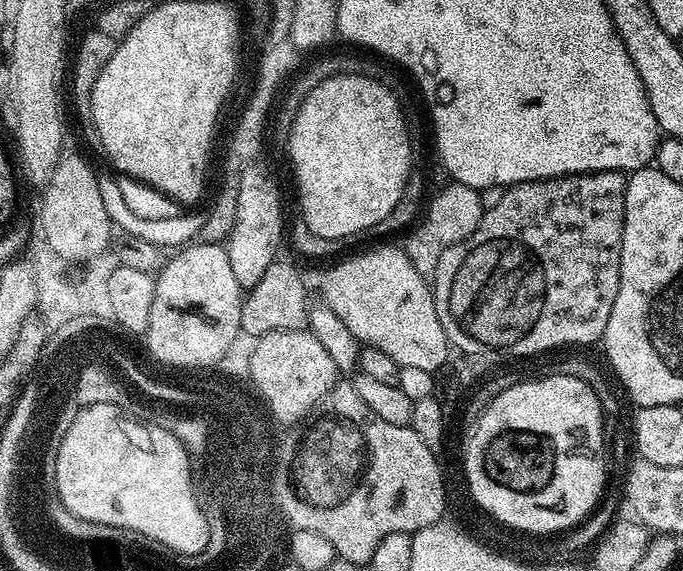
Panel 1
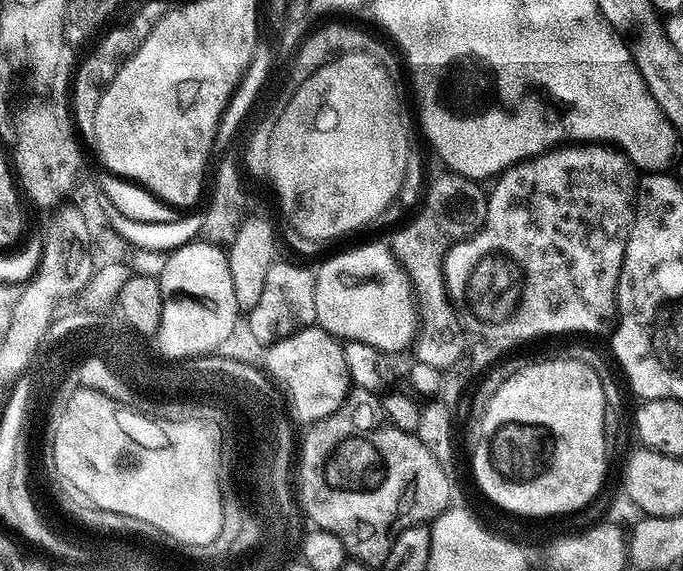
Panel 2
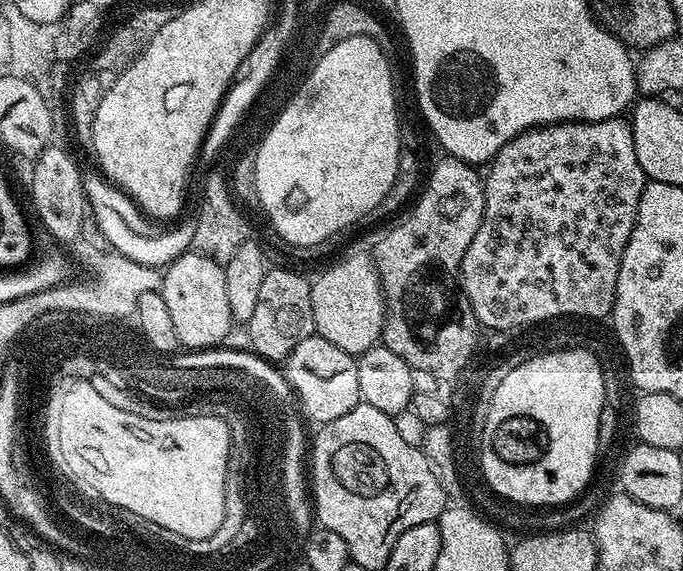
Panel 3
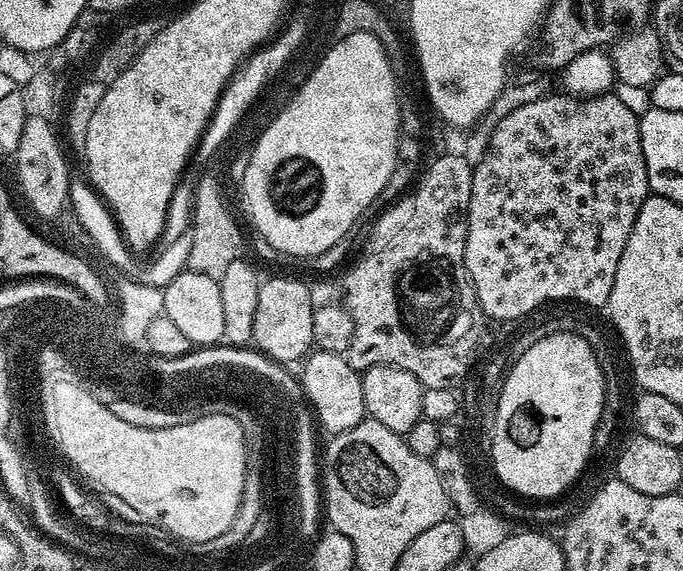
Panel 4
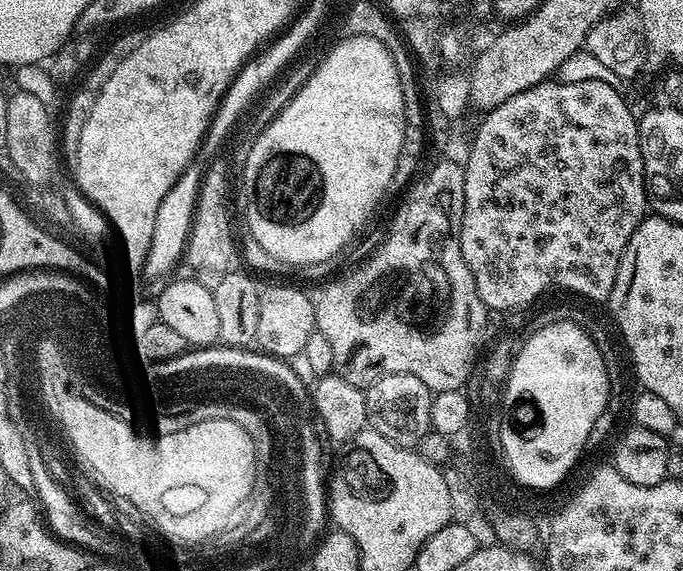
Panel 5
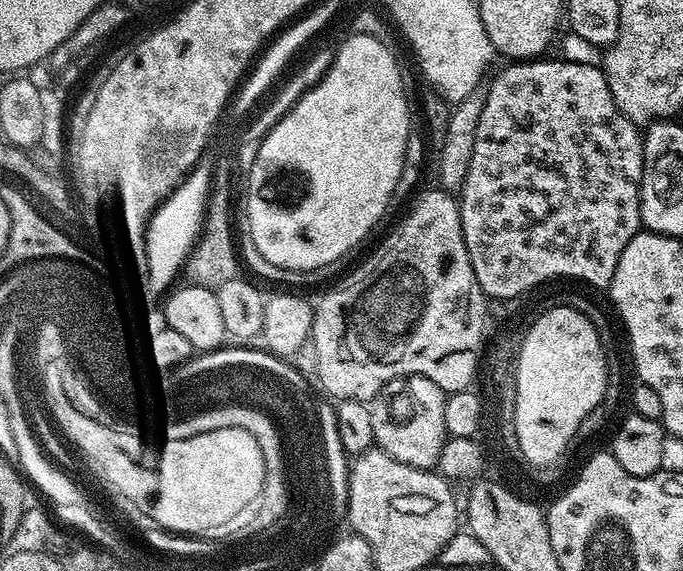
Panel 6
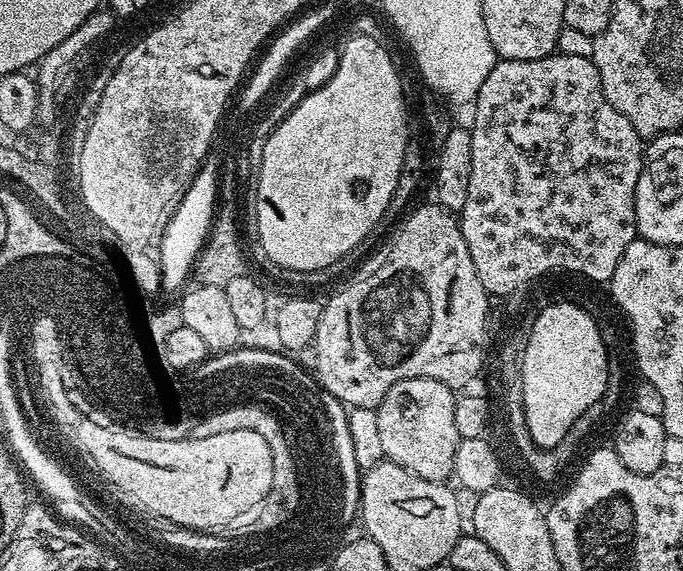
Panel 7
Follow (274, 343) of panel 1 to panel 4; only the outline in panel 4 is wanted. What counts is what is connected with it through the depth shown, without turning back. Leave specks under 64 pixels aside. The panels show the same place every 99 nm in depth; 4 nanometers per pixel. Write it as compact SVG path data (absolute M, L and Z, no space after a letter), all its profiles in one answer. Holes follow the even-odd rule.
M313 351L302 367L304 373L299 373L298 379L320 428L322 426L328 434L335 434L350 430L366 419L361 373L355 372L341 353Z

